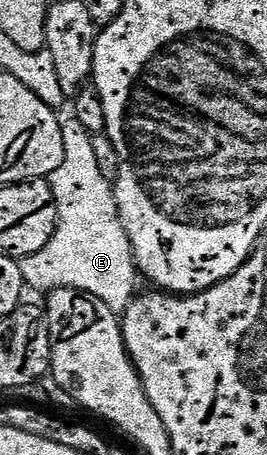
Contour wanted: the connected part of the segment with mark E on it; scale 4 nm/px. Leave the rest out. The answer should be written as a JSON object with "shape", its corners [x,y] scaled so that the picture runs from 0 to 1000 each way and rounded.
{"shape":[[[277,259],[243,262],[225,284],[240,345],[217,374],[202,374],[187,389],[195,424],[210,437],[210,503],[187,532],[172,532],[157,549],[75,571],[82,611],[116,640],[124,633],[135,642],[176,646],[202,637],[273,633],[397,664],[397,673],[412,673],[419,686],[457,690],[487,673],[498,651],[513,648],[517,591],[487,541],[487,523],[442,470],[434,415],[423,398],[401,396],[371,374],[367,354],[352,341],[348,292],[330,290],[322,277],[307,277],[307,268]]]}

